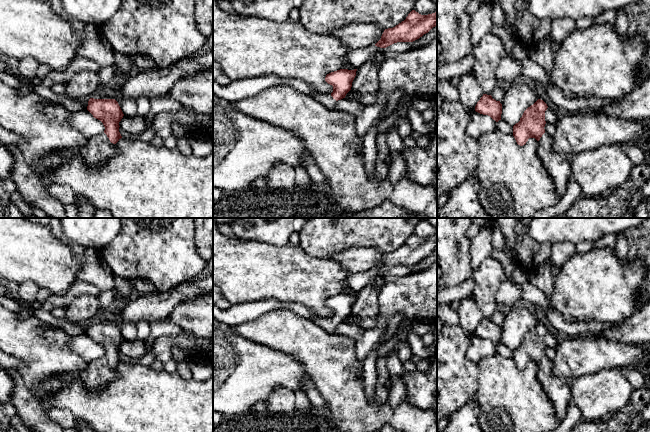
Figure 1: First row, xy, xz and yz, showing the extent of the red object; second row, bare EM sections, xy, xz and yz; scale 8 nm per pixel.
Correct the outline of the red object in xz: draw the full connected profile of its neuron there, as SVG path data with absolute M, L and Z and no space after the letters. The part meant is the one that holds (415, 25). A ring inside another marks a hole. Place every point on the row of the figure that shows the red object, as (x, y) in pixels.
M412 10L404 21L393 28L385 29L375 46L386 48L397 42L413 42L428 33L436 24L437 11L421 15Z

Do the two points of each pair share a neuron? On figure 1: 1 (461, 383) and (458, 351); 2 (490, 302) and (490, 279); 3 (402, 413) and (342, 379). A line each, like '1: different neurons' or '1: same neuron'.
1: same neuron
2: same neuron
3: same neuron

